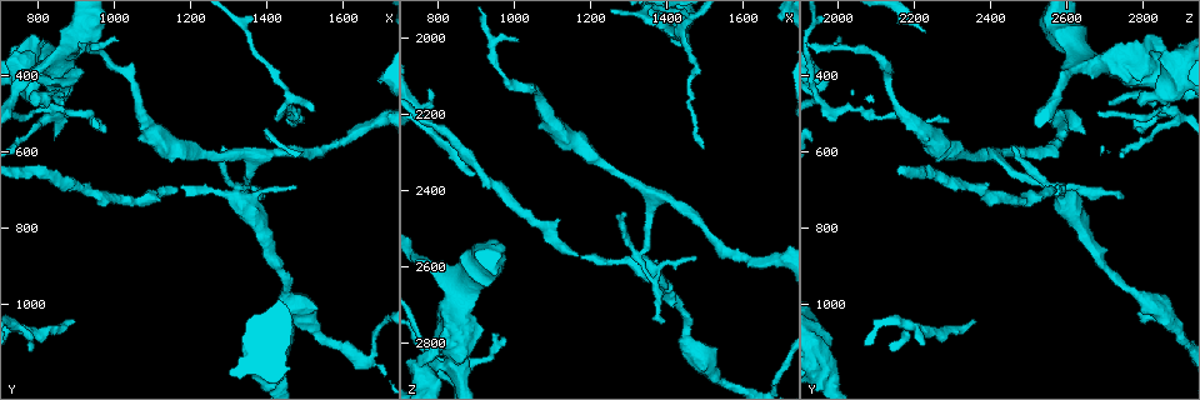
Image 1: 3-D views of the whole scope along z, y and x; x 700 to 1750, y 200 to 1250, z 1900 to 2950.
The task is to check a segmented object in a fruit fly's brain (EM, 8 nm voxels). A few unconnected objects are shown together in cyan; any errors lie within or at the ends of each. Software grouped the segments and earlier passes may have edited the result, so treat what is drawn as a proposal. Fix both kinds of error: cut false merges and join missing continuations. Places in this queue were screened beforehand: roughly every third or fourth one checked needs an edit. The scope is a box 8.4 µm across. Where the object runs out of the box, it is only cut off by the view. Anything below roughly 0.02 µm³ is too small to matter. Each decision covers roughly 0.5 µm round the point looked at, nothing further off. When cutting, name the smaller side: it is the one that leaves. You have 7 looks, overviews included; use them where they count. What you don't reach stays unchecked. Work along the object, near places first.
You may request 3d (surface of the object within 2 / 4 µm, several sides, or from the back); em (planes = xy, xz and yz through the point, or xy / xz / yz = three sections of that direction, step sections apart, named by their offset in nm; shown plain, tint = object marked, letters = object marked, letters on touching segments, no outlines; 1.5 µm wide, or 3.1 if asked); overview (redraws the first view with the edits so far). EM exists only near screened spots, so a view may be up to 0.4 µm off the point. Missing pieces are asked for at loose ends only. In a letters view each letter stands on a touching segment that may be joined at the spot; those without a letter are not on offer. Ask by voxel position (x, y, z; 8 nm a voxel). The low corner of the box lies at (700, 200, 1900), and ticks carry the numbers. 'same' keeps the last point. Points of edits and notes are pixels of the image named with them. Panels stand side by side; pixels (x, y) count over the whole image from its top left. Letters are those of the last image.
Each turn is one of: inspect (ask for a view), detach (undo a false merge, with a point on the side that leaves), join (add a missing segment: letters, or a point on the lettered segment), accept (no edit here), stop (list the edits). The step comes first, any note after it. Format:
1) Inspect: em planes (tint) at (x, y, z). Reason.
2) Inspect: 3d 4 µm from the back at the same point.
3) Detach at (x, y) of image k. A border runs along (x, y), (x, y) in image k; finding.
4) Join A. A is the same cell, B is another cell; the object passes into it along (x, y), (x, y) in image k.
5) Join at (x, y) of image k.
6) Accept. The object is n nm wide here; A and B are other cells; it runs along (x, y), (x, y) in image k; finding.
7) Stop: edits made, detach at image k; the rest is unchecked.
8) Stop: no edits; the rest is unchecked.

Inspect: 3d 4 µm at (1495, 525, 2295). End of a long branch.

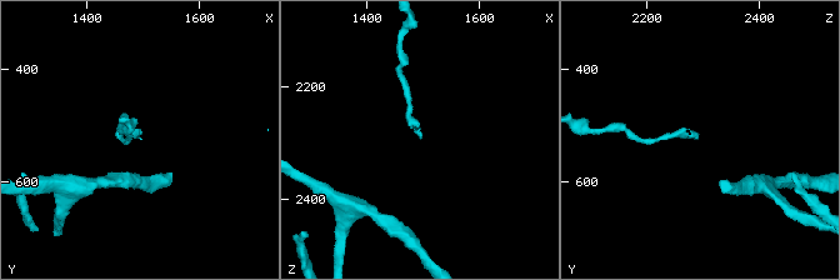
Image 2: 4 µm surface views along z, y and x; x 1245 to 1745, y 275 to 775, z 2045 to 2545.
Inspect: em xy step 8 (letters) at (1495, 515, 2290).

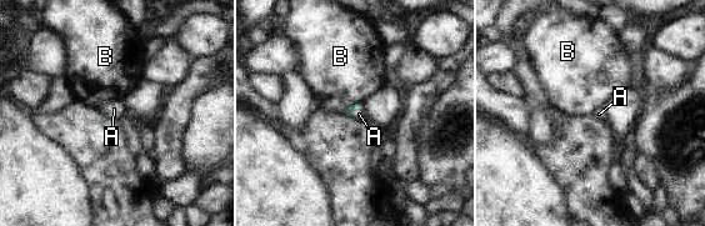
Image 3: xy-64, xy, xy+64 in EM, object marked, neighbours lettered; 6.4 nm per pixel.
Inspect: em planes (letters) at the same point.

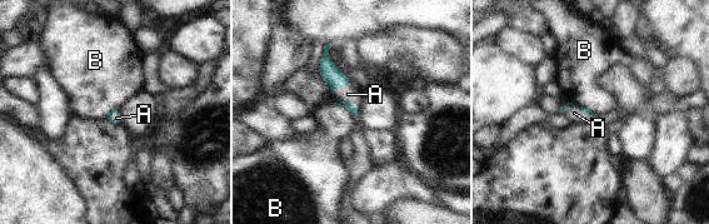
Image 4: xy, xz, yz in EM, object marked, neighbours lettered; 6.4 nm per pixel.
Join A. A is the same cell, B is another cell; the object passes into it along (331, 75), (340, 85), (348, 94) in image 4; it goes on there.

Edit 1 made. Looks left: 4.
Inspect: overview.

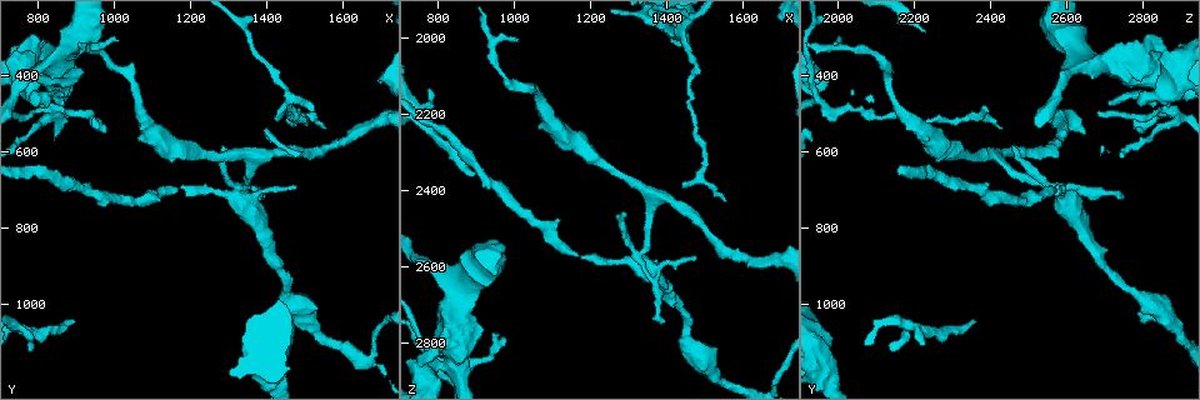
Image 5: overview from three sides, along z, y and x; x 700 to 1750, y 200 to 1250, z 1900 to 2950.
Inspect: em xy step 8 (letters) at (1005, 300, 2010). Tapers out.

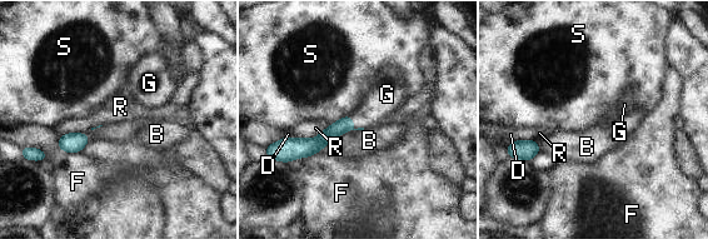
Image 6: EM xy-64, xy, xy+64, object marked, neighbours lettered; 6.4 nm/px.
Join G. The longest contact is with B, 320 nm; G is the same cell, B, D, F, R and S are other cells; the object passes into it along (345, 124), (353, 125), (382, 99) in image 6; it goes on there.

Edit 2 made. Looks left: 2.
Stop: edits made, join at image 4, join at image 6; the rest is unchecked.

